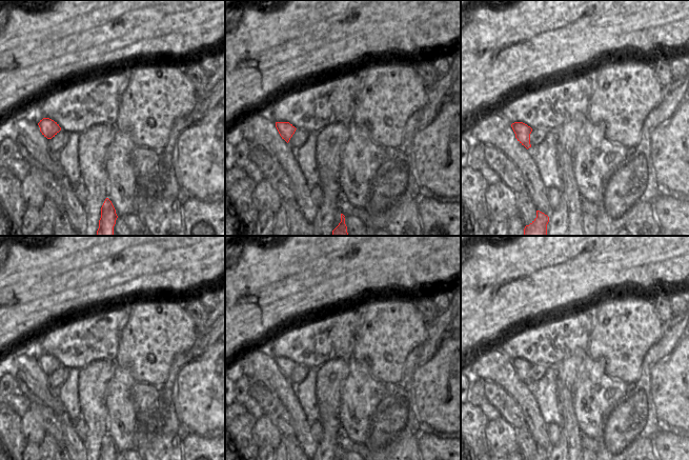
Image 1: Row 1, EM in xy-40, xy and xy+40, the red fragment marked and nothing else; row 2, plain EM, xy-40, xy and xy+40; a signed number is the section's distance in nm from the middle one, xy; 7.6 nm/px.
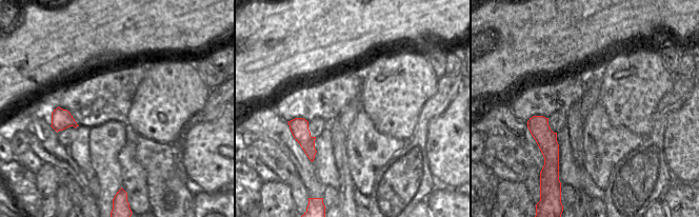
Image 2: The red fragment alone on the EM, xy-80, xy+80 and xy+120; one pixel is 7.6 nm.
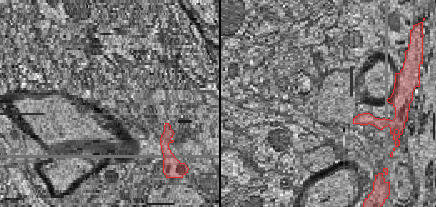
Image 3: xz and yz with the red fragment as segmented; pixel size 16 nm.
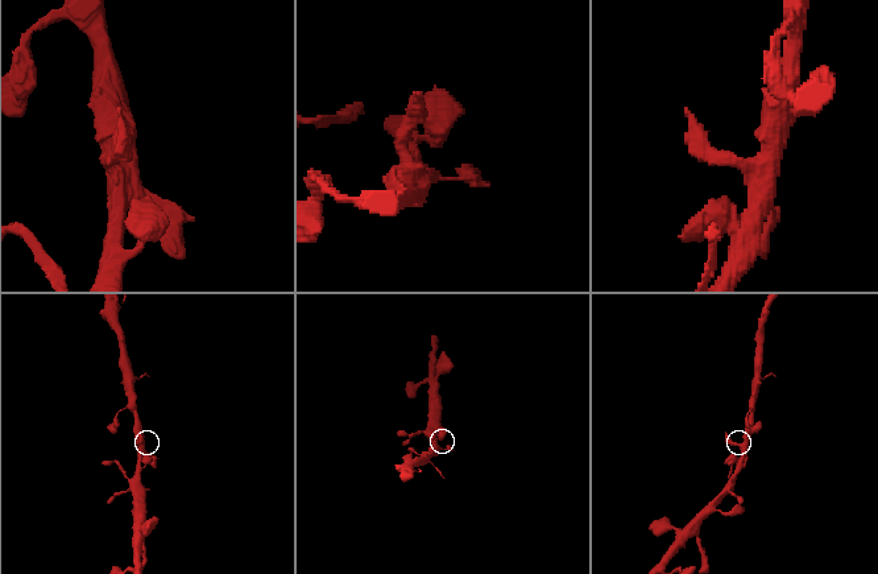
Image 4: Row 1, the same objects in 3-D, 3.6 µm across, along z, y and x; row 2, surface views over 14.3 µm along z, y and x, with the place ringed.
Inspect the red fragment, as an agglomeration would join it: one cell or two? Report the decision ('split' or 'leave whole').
leave whole

